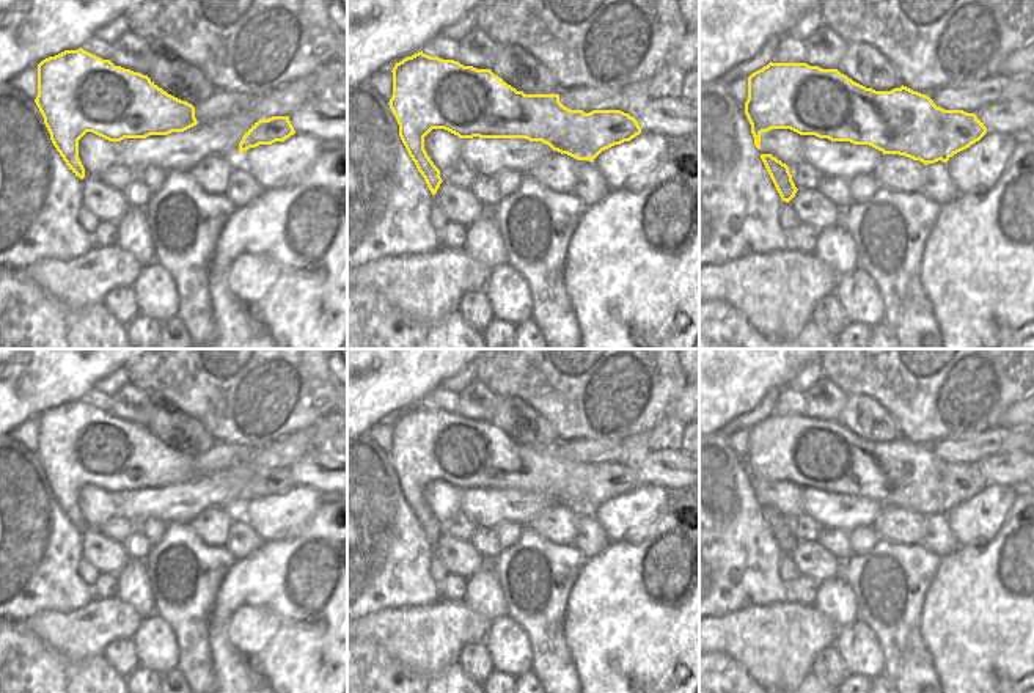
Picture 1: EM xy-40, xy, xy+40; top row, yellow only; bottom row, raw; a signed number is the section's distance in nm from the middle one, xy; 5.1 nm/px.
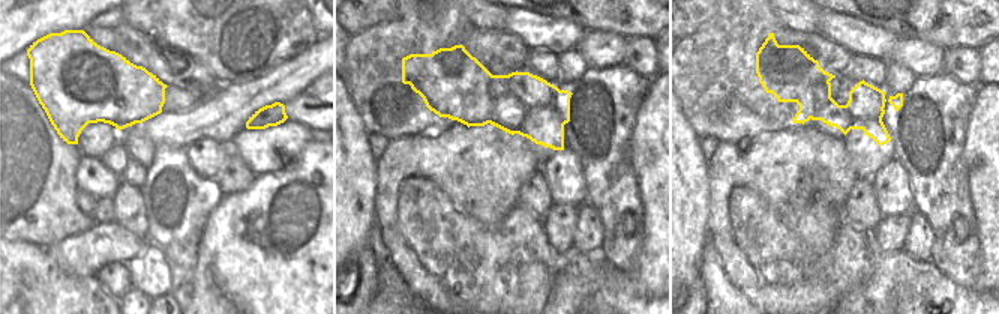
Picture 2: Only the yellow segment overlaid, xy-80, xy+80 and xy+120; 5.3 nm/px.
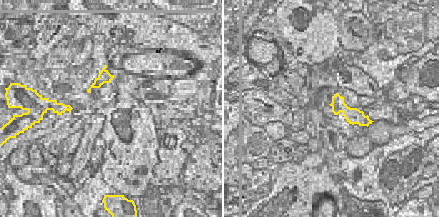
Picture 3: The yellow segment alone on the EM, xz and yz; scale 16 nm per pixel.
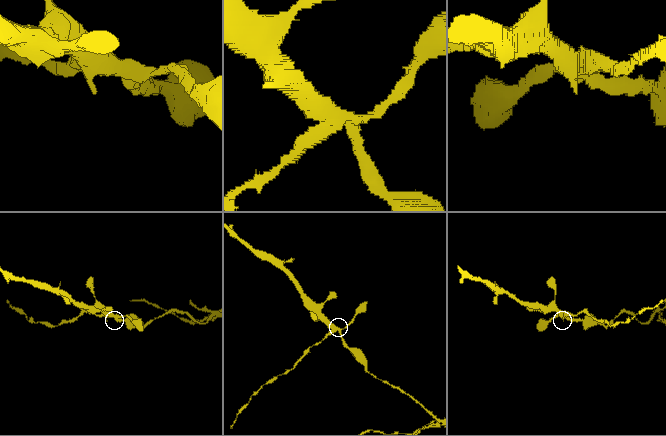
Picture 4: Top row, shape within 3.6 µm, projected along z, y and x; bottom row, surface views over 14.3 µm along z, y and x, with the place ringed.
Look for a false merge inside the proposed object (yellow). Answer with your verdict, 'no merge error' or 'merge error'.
merge error

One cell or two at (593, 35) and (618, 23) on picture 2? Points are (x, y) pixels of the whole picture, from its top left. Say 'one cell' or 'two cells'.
two cells

